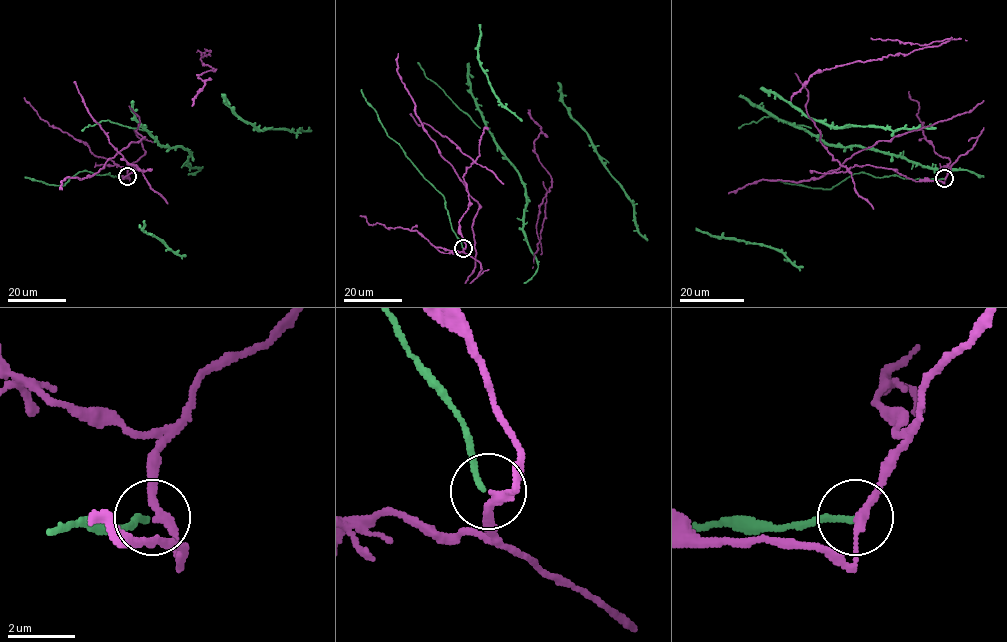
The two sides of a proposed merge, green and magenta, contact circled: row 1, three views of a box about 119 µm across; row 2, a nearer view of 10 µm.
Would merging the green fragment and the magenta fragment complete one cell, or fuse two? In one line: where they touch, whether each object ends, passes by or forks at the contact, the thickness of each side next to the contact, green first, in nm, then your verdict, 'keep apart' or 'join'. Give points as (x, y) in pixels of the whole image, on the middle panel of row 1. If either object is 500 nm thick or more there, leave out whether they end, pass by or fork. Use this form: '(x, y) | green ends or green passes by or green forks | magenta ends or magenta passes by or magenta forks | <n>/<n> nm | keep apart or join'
(463, 248) | green ends | magenta passes by | 160/240 nm | keep apart

